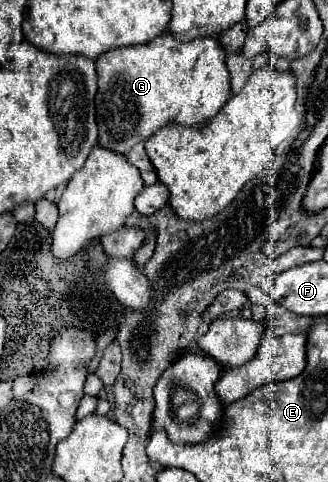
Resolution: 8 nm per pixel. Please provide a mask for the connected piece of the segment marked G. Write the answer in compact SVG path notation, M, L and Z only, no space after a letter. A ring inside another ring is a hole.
M164 32L160 36L156 36L154 40L146 42L146 44L136 44L136 46L122 46L122 48L112 48L106 50L98 60L96 60L96 72L98 72L98 94L96 94L96 122L98 122L98 130L100 130L100 138L98 144L102 148L114 150L118 154L128 154L128 150L132 150L134 144L138 142L146 142L158 128L168 126L168 124L202 124L208 118L216 116L218 110L224 106L224 102L228 102L228 98L232 96L230 90L230 72L226 70L226 50L220 48L220 42L216 38L196 38L192 42L178 42L170 32Z

